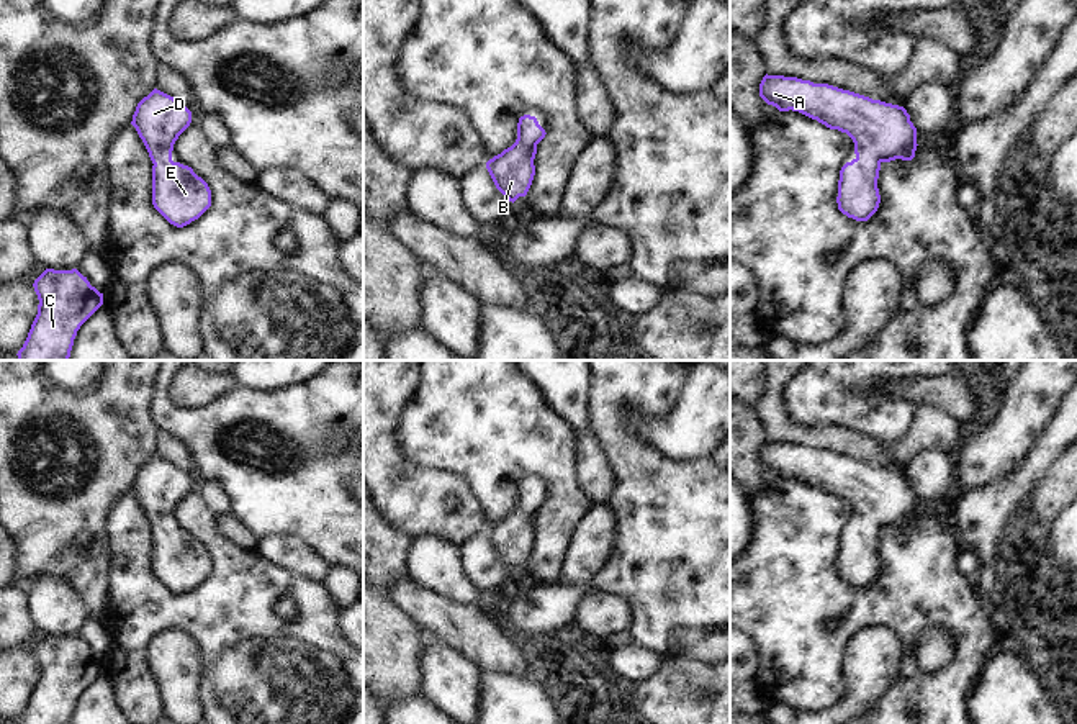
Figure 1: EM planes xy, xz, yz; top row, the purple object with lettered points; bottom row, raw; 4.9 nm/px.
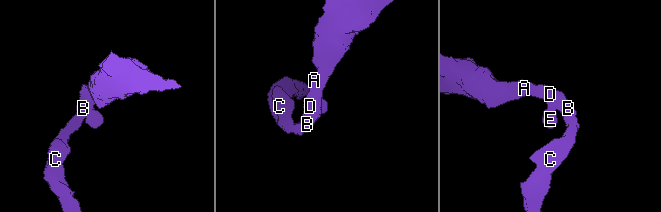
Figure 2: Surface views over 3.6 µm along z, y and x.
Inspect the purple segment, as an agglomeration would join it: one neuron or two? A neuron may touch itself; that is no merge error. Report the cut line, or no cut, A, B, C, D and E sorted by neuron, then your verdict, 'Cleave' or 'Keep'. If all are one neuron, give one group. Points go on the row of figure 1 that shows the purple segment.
No split. Groups: A B C D E. Keep

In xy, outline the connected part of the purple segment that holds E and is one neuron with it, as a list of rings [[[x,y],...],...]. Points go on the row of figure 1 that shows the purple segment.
[[[154,88],[133,115],[131,124],[152,161],[152,205],[173,226],[183,228],[211,206],[211,190],[192,167],[172,161],[173,144],[190,126],[192,111]]]

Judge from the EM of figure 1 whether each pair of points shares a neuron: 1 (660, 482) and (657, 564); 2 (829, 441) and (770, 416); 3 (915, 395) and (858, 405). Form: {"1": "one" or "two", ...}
{"1": "one", "2": "one", "3": "two"}

